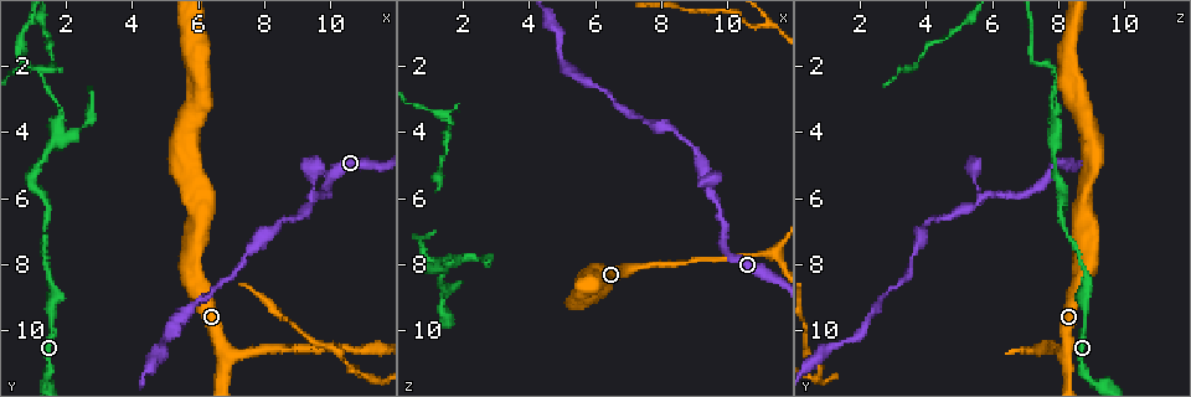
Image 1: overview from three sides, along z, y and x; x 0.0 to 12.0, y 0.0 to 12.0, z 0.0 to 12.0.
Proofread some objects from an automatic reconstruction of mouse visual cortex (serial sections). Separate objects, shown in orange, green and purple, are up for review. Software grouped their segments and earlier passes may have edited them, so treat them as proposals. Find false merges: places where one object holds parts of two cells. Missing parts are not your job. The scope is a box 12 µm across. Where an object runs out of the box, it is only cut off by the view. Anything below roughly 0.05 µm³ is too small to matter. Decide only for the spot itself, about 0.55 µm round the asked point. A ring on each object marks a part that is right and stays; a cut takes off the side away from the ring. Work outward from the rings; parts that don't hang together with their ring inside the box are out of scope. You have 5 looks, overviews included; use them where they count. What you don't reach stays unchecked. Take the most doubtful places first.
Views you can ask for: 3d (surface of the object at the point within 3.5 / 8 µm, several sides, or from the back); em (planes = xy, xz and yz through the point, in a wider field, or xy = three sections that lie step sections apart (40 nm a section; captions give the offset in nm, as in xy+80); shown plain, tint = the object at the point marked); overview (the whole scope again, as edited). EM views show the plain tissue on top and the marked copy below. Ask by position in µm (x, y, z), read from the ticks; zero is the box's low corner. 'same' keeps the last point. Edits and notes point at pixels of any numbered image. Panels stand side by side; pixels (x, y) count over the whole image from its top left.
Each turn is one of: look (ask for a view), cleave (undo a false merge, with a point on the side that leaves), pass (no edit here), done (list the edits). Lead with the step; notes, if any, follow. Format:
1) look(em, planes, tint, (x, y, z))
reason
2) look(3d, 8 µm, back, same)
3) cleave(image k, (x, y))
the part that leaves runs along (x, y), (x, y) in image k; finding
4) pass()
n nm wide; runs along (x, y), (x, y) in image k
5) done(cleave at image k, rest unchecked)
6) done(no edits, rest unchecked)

look(3d, 8 µm, (11.0, 10.7, 7.6))
three arms meet

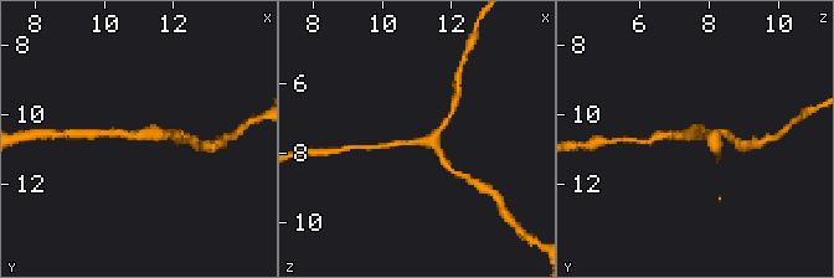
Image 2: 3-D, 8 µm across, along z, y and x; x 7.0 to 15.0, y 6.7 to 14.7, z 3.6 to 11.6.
look(em, xy, step 3, tint, (11.0, 10.6, 7.7))
3 arms; arms of 200, 200, 300 nm; need the tissue

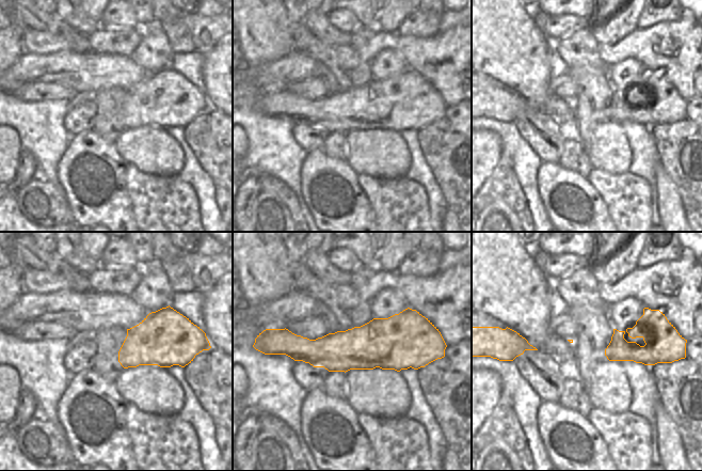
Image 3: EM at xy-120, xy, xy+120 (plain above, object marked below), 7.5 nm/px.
pass()
runs along (282, 343), (409, 350), (423, 360) in image 3; all the same cell

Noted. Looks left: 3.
look(3d, 8 µm, back, (9.5, 5.9, 5.8))
three-way junction

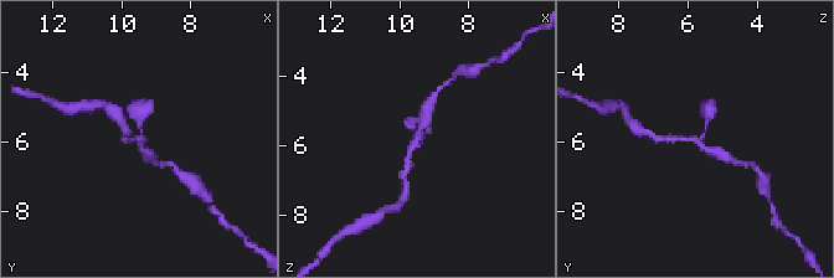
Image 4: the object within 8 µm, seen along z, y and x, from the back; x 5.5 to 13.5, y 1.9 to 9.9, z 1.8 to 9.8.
look(3d, 3.5 µm, (9.5, 5.9, 5.7))

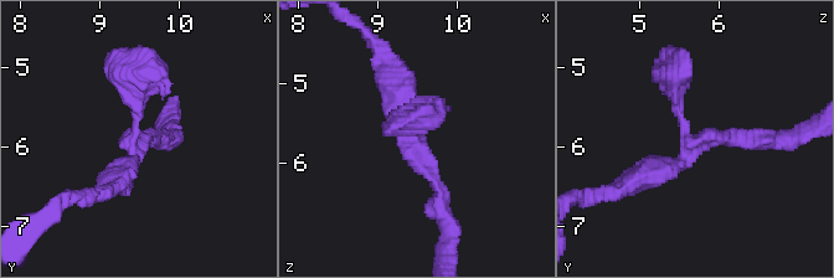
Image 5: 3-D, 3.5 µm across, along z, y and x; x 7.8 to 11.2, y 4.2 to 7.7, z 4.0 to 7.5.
look(em, xy, step 5, tint, (9.45, 5.95, 5.70))

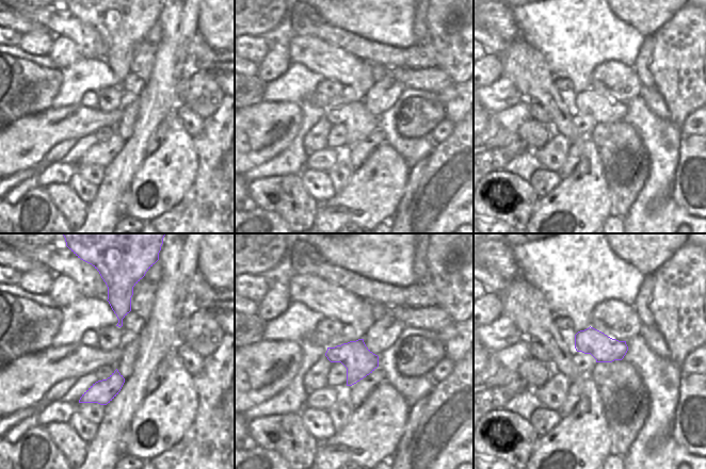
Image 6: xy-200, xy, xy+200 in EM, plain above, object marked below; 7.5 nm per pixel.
pass()
runs along (442, 215), (392, 78) in image 5; one cell here

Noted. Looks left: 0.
done(no edits, rest unchecked)

